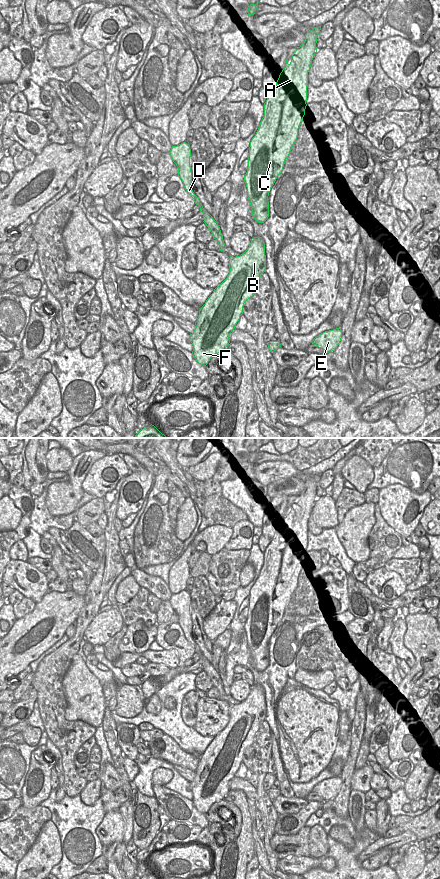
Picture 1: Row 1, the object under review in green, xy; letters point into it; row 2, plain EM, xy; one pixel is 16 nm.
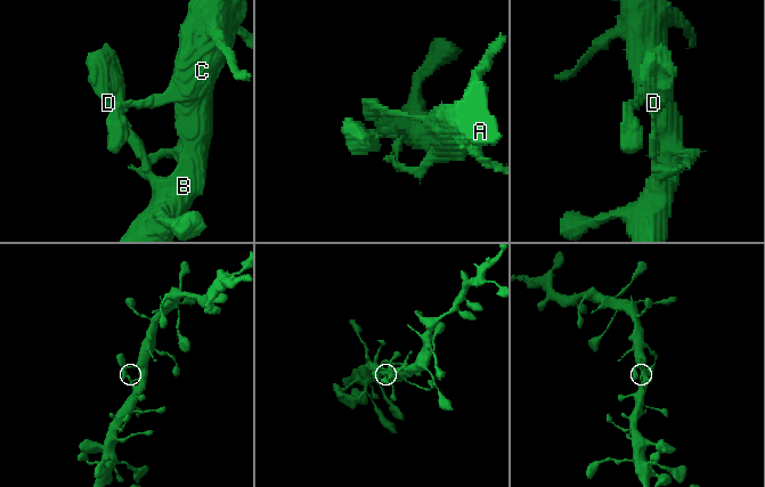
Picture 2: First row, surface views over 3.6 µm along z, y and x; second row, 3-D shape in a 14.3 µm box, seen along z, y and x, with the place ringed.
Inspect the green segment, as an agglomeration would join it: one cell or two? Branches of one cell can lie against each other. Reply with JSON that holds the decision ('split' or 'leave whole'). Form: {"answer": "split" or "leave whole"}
{"answer": "leave whole"}

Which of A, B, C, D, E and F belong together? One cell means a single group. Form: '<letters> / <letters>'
A B C D E F

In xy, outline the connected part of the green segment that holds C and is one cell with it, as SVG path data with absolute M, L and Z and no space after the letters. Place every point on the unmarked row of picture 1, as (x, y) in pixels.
M314 475L305 482L305 488L291 505L279 523L276 534L264 551L264 563L249 595L248 615L244 623L247 645L256 670L264 671L269 665L269 640L278 623L282 620L285 608L297 588L298 577L303 569L307 549L308 520L317 500L316 491L321 475Z

